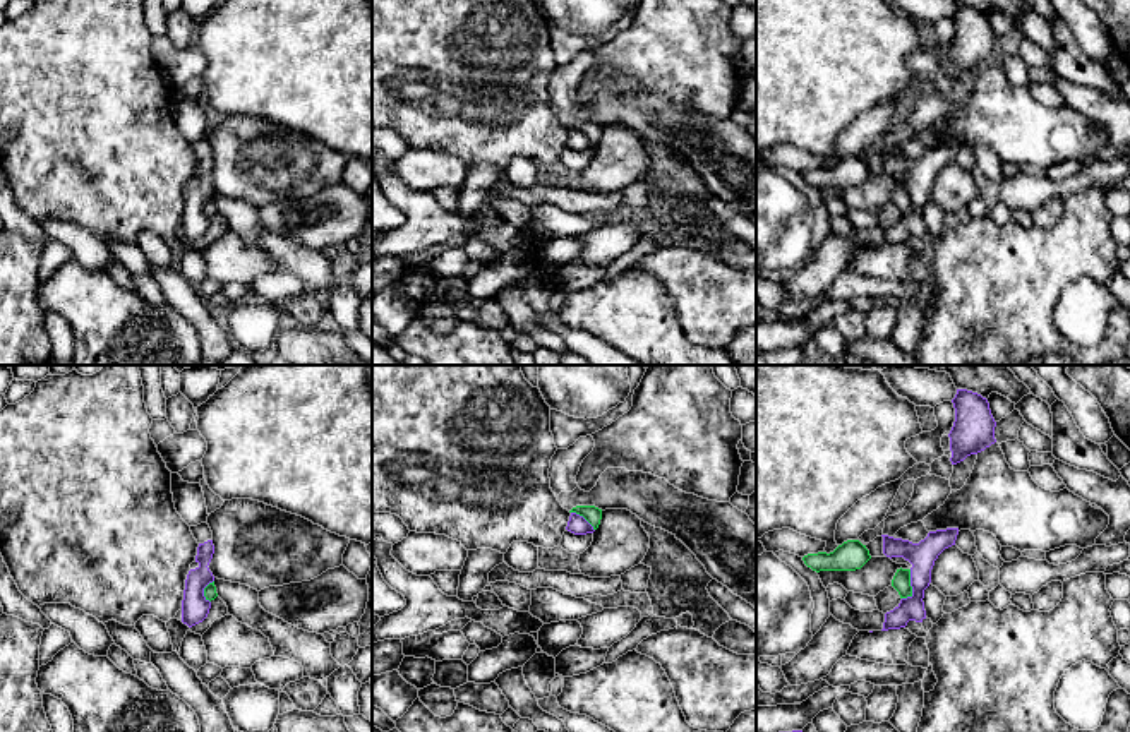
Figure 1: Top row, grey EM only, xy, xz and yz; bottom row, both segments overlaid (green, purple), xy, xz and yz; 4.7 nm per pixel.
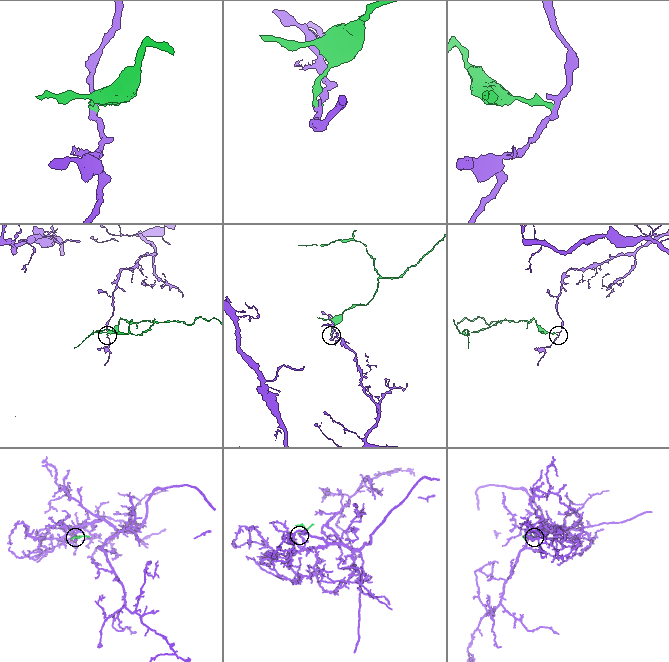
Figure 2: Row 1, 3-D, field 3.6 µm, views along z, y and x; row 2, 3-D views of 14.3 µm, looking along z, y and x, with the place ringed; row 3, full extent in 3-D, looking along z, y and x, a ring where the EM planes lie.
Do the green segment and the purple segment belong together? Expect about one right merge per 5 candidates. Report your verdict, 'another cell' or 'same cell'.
another cell

